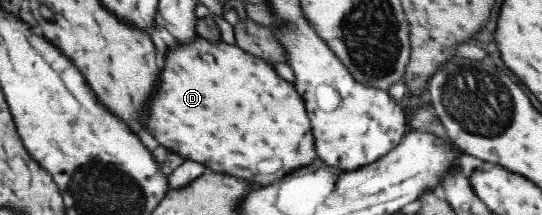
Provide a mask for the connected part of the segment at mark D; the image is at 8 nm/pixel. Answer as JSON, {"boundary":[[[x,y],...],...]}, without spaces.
{"boundary":[[[203,37],[195,38],[192,43],[177,42],[177,45],[167,52],[167,60],[165,60],[163,73],[161,73],[161,87],[157,87],[157,95],[153,95],[153,111],[149,111],[149,123],[145,123],[145,131],[151,133],[158,143],[165,145],[175,153],[181,154],[186,160],[195,160],[207,165],[208,169],[245,178],[249,182],[253,182],[257,187],[272,185],[277,181],[281,181],[281,178],[287,174],[319,161],[312,118],[308,115],[304,96],[297,91],[295,84],[279,77],[273,64],[266,59],[244,51],[236,44],[211,43],[211,41],[207,41]]]}

